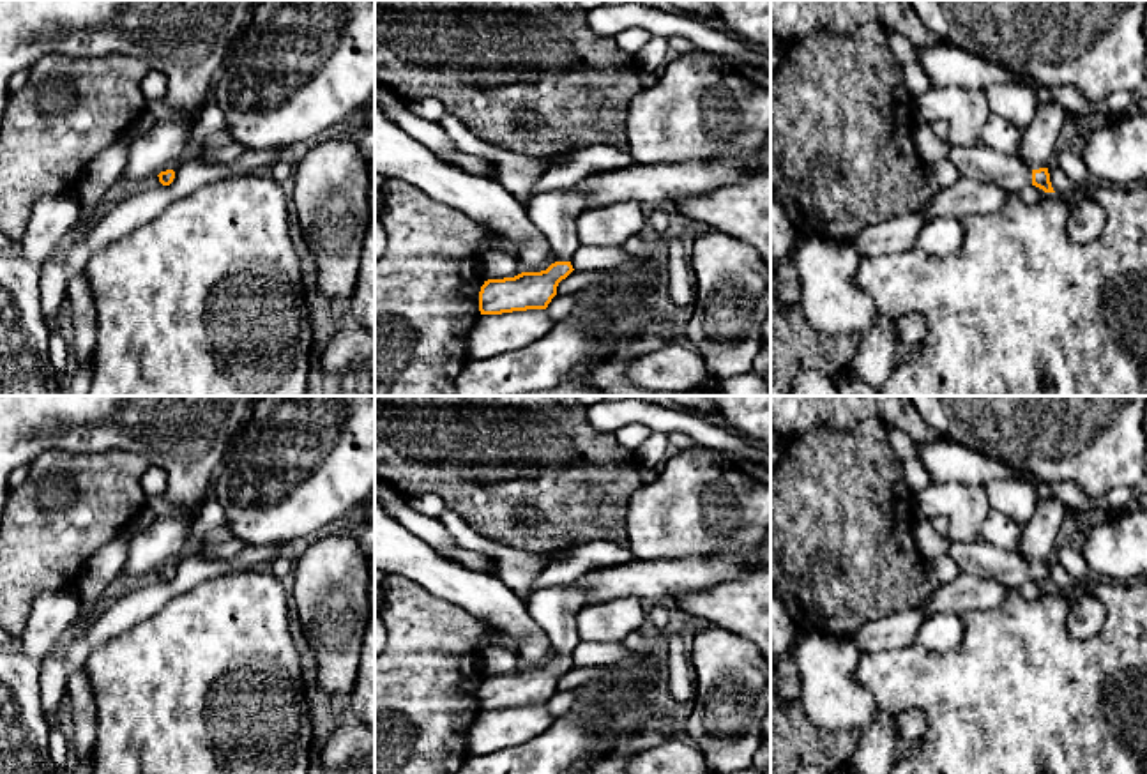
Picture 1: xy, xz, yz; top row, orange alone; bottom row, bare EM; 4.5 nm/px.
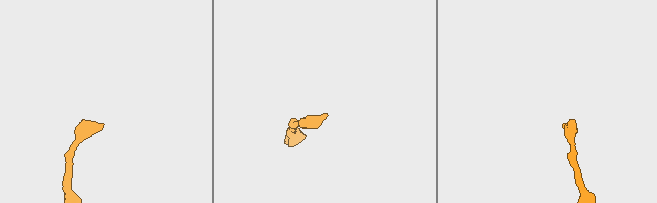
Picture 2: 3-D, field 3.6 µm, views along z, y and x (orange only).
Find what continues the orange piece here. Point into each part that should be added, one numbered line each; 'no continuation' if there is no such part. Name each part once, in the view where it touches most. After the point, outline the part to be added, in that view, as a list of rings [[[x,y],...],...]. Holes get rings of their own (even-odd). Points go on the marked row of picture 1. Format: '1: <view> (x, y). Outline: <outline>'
1: xz (554, 214). Outline: [[[569,187],[539,193],[525,205],[530,223],[550,242],[557,262],[571,262],[581,246],[576,219],[585,209],[585,200],[585,194]]]

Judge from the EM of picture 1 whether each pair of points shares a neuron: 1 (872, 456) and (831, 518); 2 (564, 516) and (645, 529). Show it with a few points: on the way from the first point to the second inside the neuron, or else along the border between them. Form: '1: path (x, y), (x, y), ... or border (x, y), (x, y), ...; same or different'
1: path (856, 472), (836, 502); same
2: border (640, 486), (628, 508), (626, 546); different

